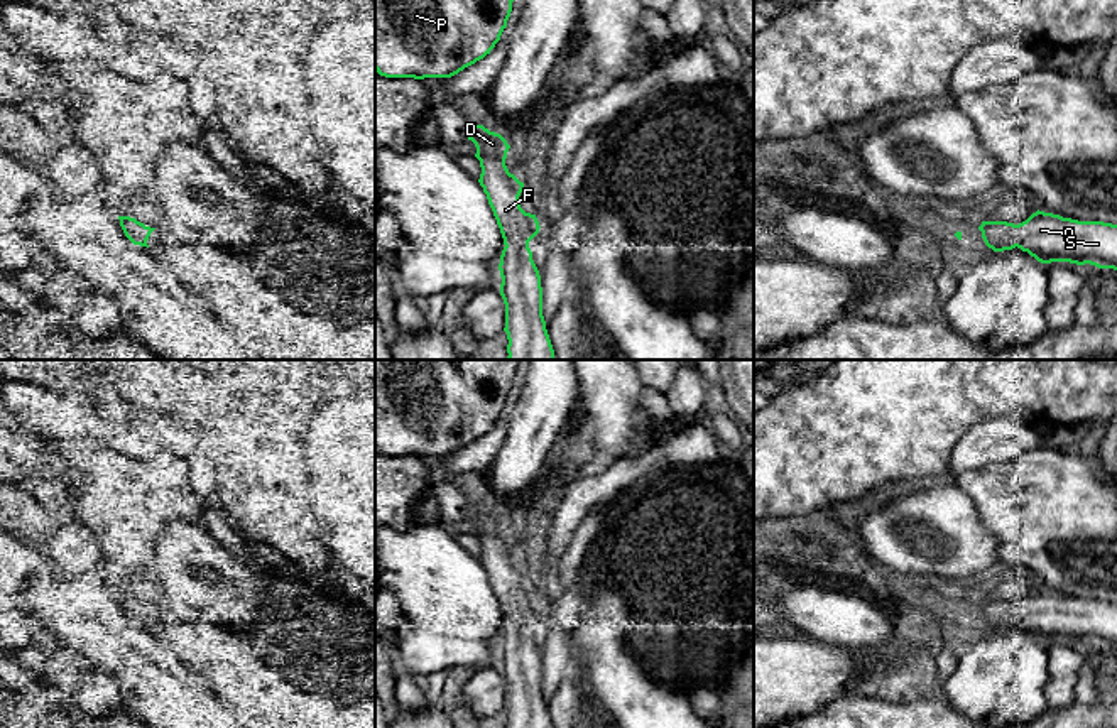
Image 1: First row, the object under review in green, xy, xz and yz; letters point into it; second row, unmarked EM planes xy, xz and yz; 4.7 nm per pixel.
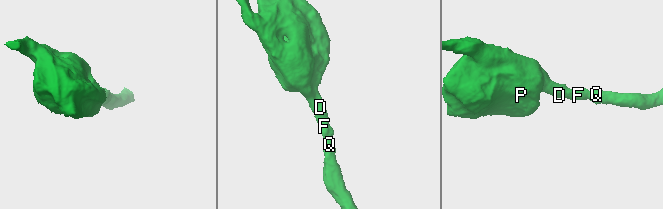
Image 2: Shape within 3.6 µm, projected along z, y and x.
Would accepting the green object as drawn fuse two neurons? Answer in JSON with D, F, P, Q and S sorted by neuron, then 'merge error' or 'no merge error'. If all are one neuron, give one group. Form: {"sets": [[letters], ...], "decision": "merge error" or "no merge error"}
{"sets": [["D", "F", "P", "Q", "S"]], "decision": "no merge error"}

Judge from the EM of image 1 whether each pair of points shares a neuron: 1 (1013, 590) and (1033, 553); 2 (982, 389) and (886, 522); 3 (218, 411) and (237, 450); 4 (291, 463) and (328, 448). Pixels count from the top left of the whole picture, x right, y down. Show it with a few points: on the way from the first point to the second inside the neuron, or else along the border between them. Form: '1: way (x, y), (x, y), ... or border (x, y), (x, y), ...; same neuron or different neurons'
1: border (1018, 571), (1026, 571), (1038, 586); different neurons
2: border (913, 483), (894, 488), (876, 500); different neurons
3: way (228, 421), (237, 429), (237, 440); same neuron
4: border (311, 419), (305, 434), (306, 497); different neurons

